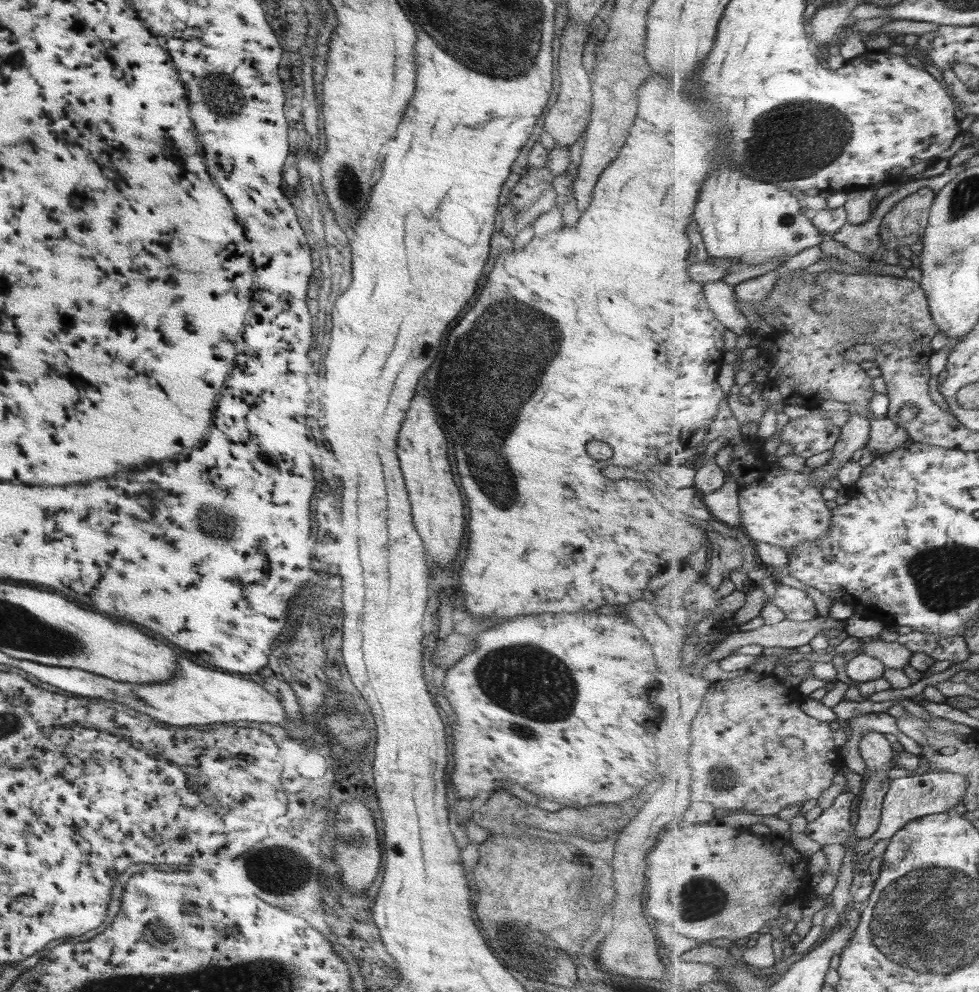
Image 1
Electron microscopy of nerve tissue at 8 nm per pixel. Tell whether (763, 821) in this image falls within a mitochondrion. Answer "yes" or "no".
no

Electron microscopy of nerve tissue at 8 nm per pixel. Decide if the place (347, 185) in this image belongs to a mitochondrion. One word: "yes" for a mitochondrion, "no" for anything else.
yes

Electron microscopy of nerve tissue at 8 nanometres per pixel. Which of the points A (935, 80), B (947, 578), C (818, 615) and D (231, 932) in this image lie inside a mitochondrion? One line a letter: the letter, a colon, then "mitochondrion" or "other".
A: other
B: mitochondrion
C: other
D: other

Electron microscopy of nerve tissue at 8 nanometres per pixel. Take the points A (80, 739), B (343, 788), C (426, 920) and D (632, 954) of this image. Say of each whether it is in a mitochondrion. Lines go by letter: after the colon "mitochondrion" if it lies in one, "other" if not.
A: other
B: other
C: other
D: other

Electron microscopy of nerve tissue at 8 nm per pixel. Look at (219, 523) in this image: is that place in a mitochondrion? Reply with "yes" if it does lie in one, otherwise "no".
yes

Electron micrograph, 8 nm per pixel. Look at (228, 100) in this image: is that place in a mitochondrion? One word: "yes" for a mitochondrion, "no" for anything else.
yes

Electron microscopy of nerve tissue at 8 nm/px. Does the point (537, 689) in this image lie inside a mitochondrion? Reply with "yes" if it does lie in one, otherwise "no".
yes

